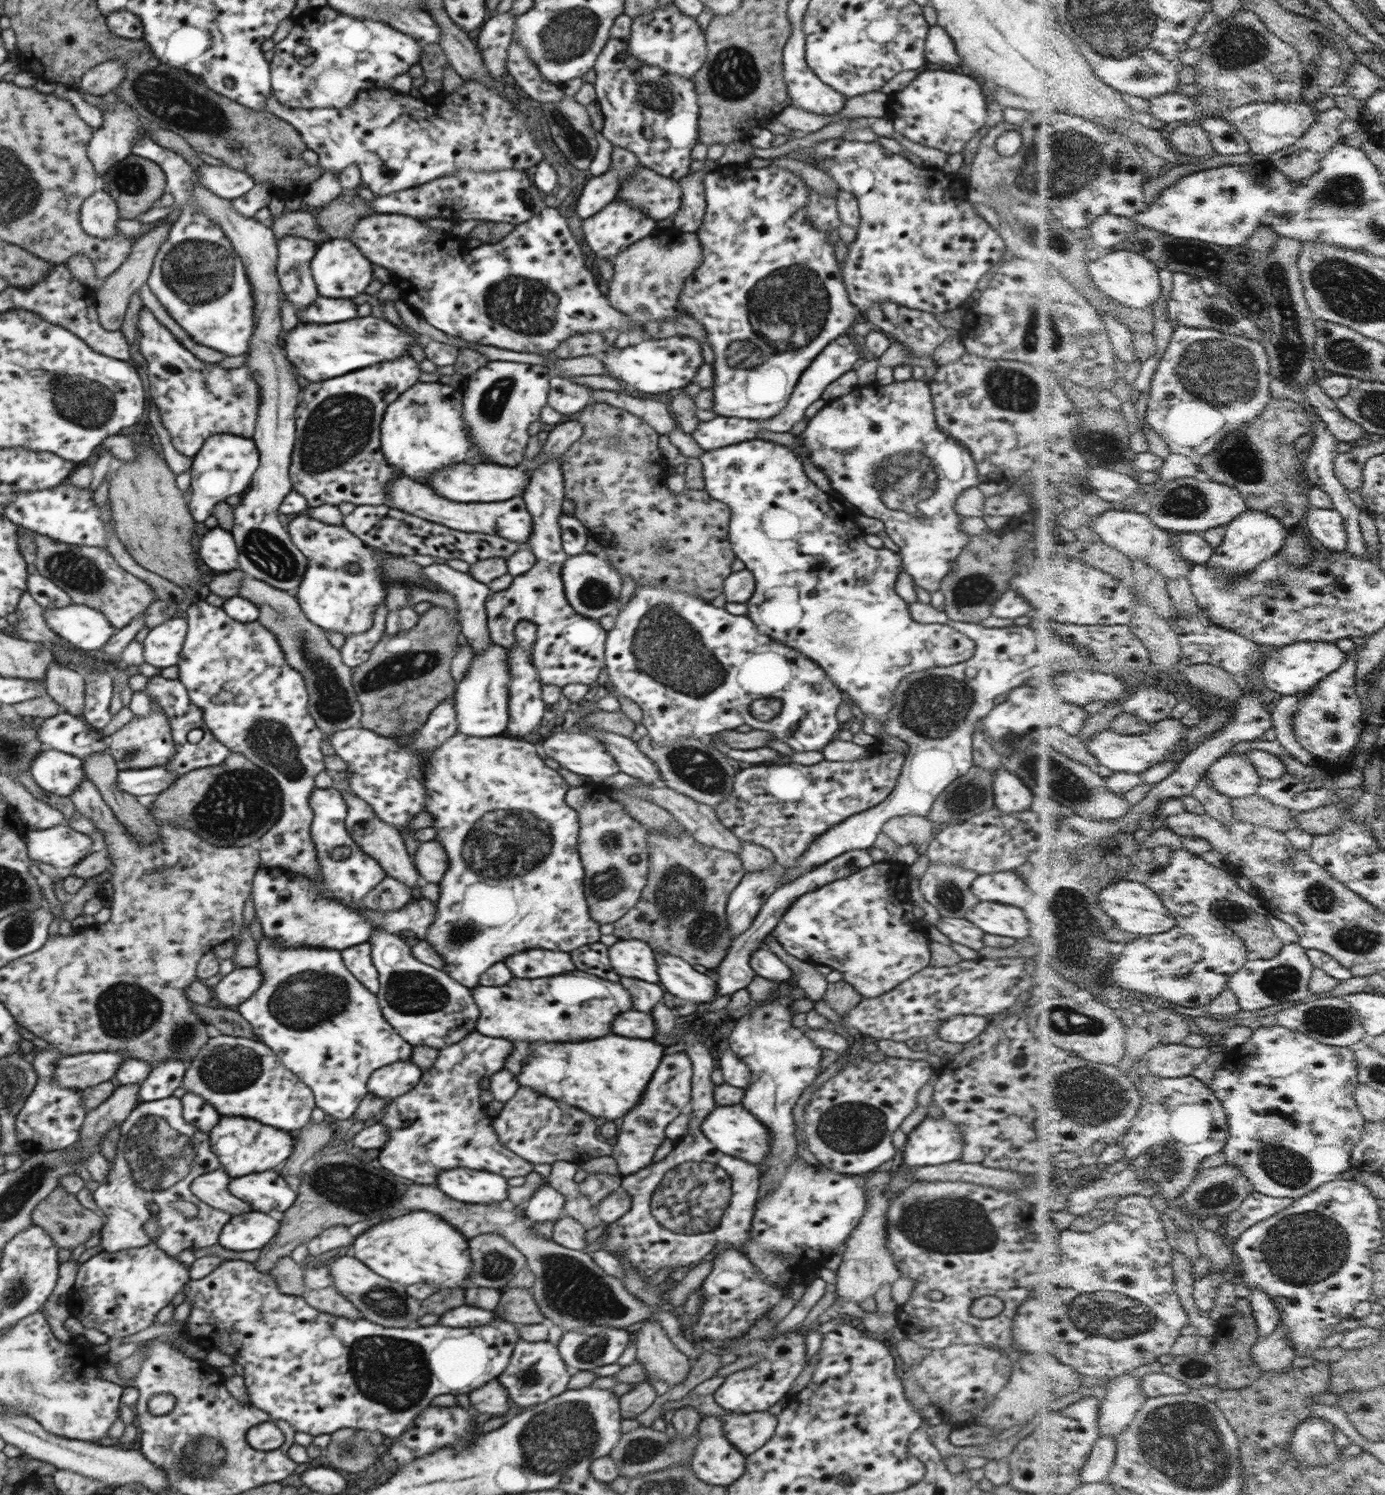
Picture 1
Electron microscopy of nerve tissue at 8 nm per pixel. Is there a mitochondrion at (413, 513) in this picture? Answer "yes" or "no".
no

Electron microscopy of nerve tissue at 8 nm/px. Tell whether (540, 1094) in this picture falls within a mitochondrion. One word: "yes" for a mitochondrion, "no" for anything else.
no

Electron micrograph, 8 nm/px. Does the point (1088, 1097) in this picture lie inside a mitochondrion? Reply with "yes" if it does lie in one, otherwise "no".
yes

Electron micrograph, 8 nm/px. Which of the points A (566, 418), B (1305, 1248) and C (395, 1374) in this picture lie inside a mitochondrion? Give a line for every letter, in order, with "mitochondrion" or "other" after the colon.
A: other
B: mitochondrion
C: mitochondrion

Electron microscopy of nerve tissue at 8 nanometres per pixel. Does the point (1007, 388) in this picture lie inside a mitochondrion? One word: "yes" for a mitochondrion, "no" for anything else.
yes

